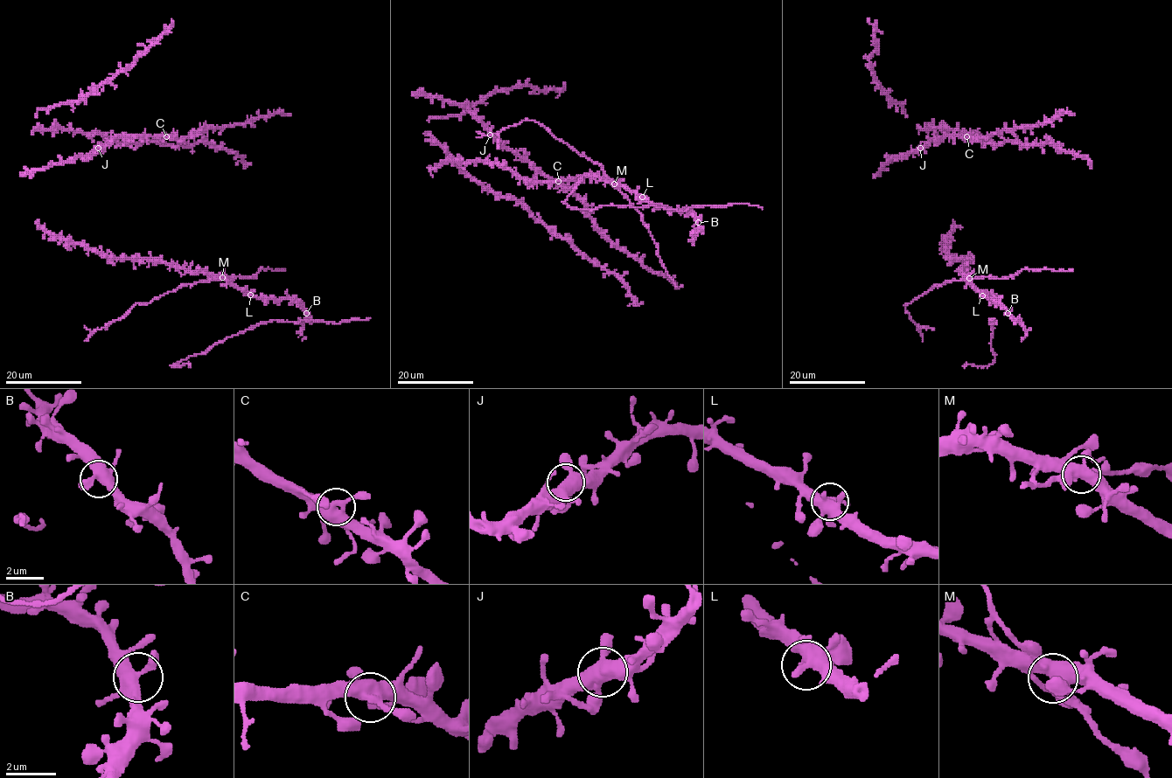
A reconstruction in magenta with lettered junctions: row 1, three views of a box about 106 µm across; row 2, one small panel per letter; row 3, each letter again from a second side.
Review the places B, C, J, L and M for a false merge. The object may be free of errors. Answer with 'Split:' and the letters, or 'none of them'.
Split: none of them

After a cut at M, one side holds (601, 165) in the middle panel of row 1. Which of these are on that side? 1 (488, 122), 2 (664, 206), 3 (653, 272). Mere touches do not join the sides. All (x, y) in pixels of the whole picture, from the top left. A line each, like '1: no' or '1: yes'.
1: no
2: no
3: no

